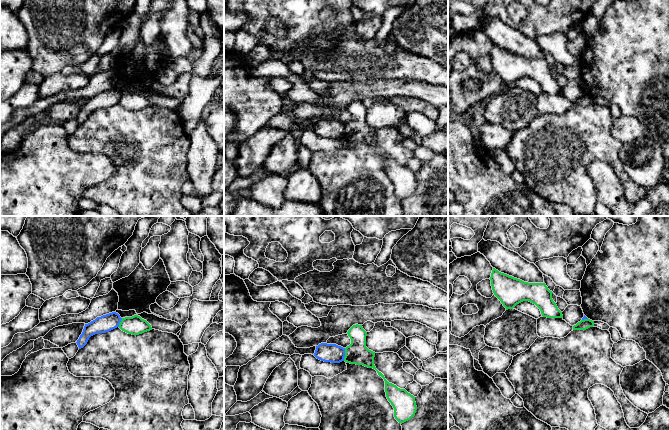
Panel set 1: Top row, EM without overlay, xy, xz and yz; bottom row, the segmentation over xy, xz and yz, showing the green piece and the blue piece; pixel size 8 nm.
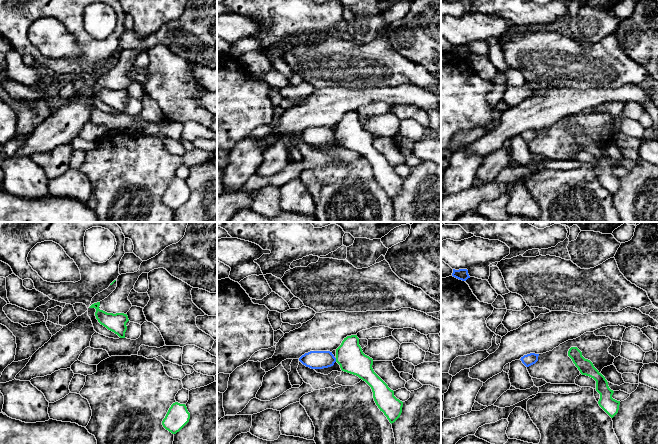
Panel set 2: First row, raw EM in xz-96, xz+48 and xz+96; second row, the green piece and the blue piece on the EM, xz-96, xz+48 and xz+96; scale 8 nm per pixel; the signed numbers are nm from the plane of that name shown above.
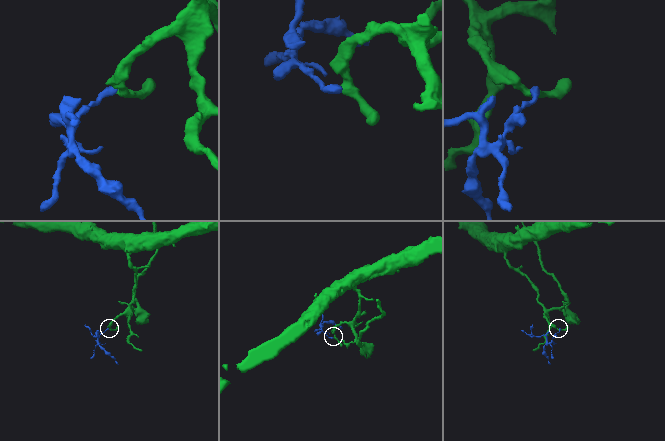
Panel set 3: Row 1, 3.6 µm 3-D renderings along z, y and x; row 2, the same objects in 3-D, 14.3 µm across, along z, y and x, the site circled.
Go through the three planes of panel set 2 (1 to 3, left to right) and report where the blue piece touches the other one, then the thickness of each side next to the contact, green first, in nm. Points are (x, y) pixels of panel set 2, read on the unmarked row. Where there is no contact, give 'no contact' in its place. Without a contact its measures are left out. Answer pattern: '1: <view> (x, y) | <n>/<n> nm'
1: no contact
2: xz+48 (336, 136) | 220/140 nm
3: no contact

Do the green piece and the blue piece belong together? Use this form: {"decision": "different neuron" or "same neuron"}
{"decision": "different neuron"}

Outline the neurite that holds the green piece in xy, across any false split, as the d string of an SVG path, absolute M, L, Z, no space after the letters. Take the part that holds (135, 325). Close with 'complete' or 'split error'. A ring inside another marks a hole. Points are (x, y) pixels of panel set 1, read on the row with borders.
M138 315L122 318L119 328L132 335L139 335L152 330L151 325Z | complete

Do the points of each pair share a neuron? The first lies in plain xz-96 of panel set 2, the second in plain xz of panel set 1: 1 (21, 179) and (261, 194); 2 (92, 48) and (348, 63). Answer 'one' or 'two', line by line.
1: one
2: two

